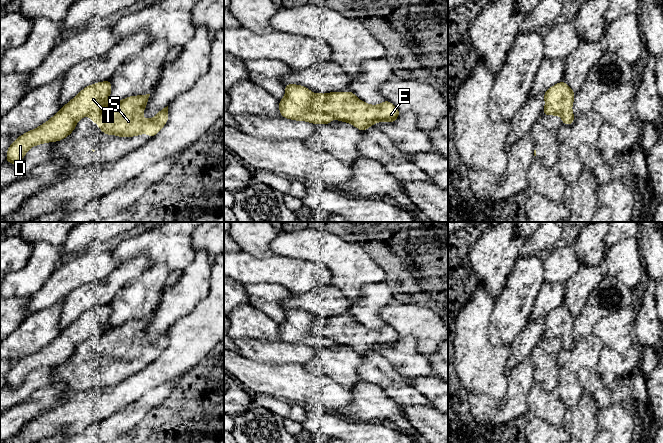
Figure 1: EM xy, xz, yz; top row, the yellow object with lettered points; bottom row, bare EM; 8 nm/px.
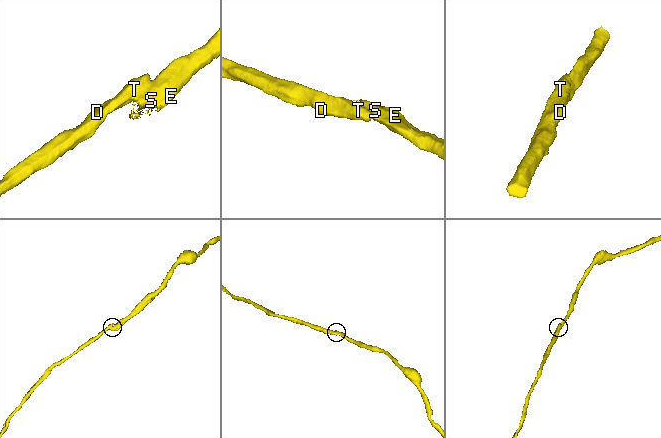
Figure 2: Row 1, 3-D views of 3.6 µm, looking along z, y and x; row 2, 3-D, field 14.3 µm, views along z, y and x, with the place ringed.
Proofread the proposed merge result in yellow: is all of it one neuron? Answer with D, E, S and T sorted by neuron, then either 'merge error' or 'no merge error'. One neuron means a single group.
D T / E S | merge error

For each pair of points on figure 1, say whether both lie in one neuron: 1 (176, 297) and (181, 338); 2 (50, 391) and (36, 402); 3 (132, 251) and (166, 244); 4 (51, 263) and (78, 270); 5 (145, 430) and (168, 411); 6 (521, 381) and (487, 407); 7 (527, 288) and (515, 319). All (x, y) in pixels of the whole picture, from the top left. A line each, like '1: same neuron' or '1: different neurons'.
1: different neurons
2: same neuron
3: same neuron
4: different neurons
5: same neuron
6: same neuron
7: same neuron

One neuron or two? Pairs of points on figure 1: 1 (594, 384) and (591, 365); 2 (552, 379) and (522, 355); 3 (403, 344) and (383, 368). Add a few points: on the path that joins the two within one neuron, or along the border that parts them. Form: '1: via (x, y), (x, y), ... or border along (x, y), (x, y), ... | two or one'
1: border along (596, 371), (580, 369), (574, 374) | two
2: border along (540, 342), (532, 350), (528, 361) | two
3: border along (372, 350), (381, 354), (405, 377) | two

